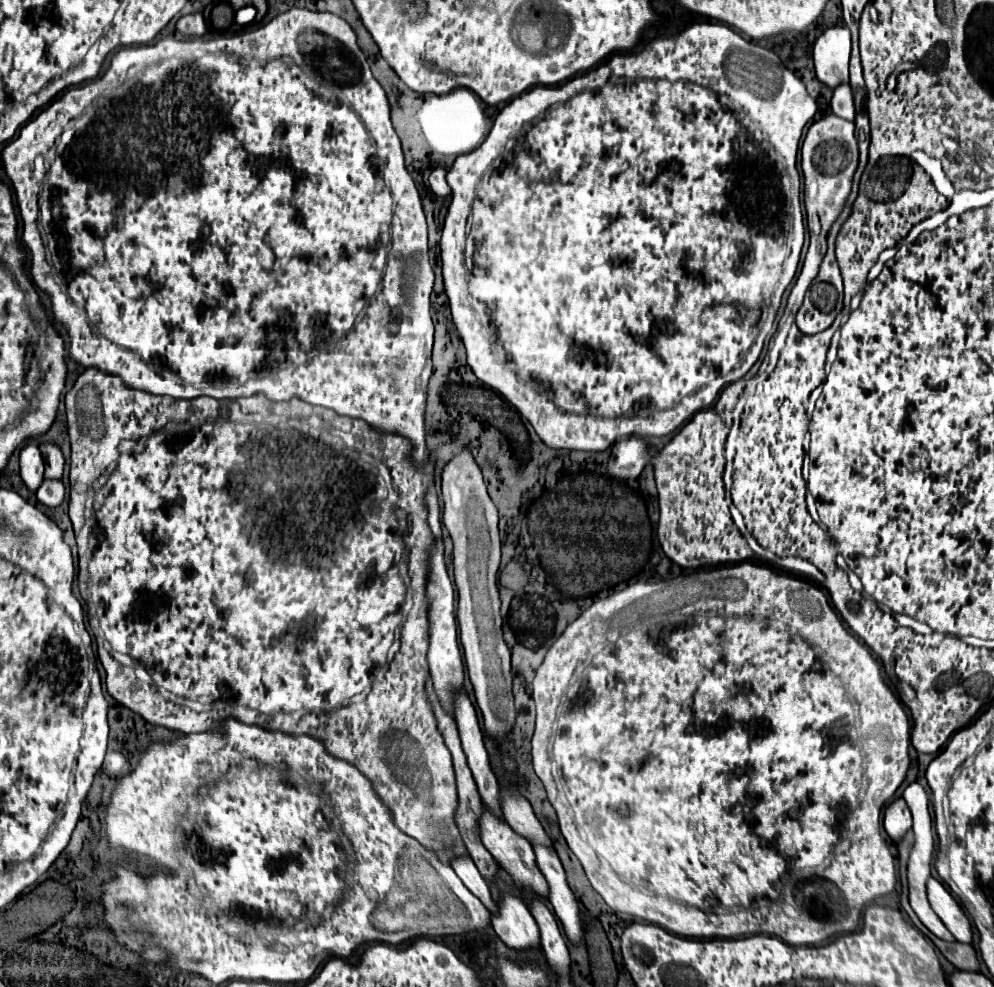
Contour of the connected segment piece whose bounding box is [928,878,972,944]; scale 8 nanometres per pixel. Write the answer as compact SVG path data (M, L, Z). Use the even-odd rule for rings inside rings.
M936 878L928 880L928 902L936 912L936 916L944 922L944 926L952 932L952 936L958 942L966 942L966 944L972 942L972 928L966 914L962 912L954 896Z

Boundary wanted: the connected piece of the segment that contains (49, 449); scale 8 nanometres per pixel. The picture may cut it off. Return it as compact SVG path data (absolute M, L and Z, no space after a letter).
M46 442L46 444L40 444L40 452L46 462L46 478L62 478L64 456L62 456L60 448L52 442Z

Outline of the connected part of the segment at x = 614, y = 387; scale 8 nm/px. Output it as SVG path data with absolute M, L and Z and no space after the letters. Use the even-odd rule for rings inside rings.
M712 22L692 24L692 26L688 26L686 30L674 34L674 36L658 36L658 38L642 44L634 52L614 54L608 62L601 63L598 68L592 68L592 70L588 70L580 76L574 76L568 82L554 87L535 86L532 90L528 90L528 92L520 94L518 98L514 98L510 104L506 104L502 108L502 112L496 116L494 126L492 126L488 138L484 140L484 144L480 148L472 150L470 154L458 156L456 162L452 164L452 168L448 170L448 176L446 176L446 180L452 188L452 202L450 202L450 208L448 208L448 216L445 217L440 240L440 246L442 246L442 274L444 274L444 286L446 286L446 294L448 294L448 302L450 302L452 320L454 320L454 324L456 324L460 336L462 336L462 342L464 342L466 352L468 352L468 366L472 368L476 378L482 380L484 384L488 384L492 390L500 392L534 426L536 434L542 438L542 442L548 448L602 452L602 450L610 448L620 436L644 436L646 438L646 436L672 434L686 420L690 420L694 416L694 412L698 412L702 408L708 408L716 400L716 396L720 394L720 390L724 386L728 386L730 382L740 380L756 364L756 360L762 352L766 334L768 334L766 324L768 324L770 318L776 316L780 298L782 298L786 286L790 285L796 275L800 250L802 250L804 244L806 231L799 197L801 178L796 163L802 130L812 120L816 110L818 110L818 106L808 96L804 84L780 62L780 58L772 50L762 48L762 46L750 42L750 40L744 40L738 32L734 32L726 24L713 24ZM760 152L762 152L762 184L760 184ZM560 292L564 296L562 298L564 300L562 306L566 308L564 312L560 312ZM496 350L500 350L500 356L508 356L508 362L498 362Z

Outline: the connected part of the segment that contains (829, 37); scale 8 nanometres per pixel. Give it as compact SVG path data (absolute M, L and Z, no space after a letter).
M830 26L824 30L812 48L816 76L826 86L834 88L840 82L848 82L850 60L850 32L846 26Z

